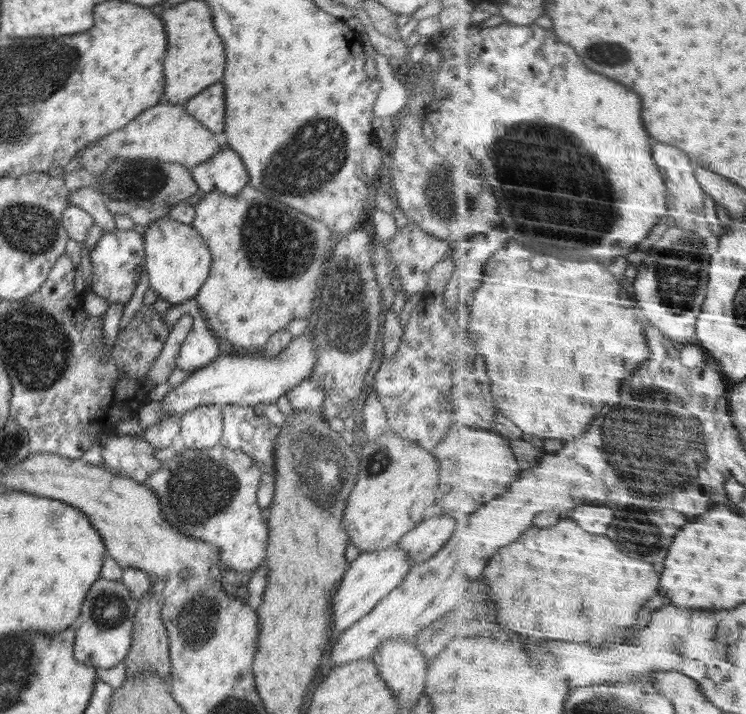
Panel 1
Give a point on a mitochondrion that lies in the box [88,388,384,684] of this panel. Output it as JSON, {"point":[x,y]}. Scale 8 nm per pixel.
{"point":[201,487]}

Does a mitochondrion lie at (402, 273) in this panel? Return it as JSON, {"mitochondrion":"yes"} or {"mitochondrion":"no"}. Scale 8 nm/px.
{"mitochondrion":"no"}

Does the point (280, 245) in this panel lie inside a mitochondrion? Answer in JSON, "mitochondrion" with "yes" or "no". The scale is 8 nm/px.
{"mitochondrion":"yes"}

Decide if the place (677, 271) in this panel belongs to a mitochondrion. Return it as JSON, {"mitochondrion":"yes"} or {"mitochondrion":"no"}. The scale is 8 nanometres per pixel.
{"mitochondrion":"yes"}

